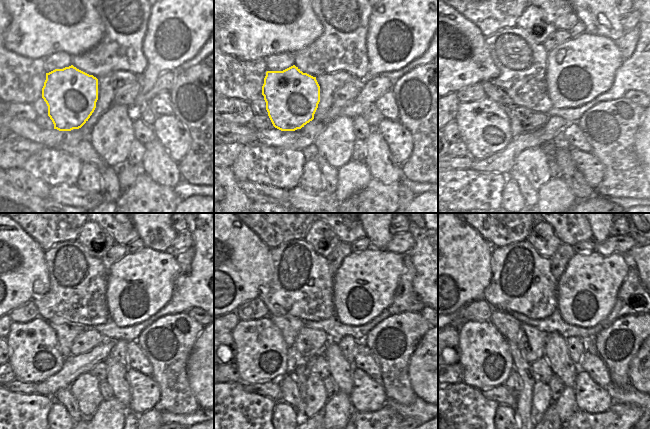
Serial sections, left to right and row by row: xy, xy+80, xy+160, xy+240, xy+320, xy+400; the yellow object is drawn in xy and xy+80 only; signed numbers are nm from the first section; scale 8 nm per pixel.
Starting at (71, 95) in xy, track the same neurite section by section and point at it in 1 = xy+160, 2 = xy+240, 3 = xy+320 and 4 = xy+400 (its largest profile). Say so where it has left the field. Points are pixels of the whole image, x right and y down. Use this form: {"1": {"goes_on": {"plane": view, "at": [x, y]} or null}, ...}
{"1": {"goes_on": {"plane": "xy+160", "at": [484, 126]}}, "2": {"goes_on": {"plane": "xy+240", "at": [33, 351]}}, "3": {"goes_on": {"plane": "xy+320", "at": [260, 354]}}, "4": {"goes_on": {"plane": "xy+400", "at": [485, 359]}}}

